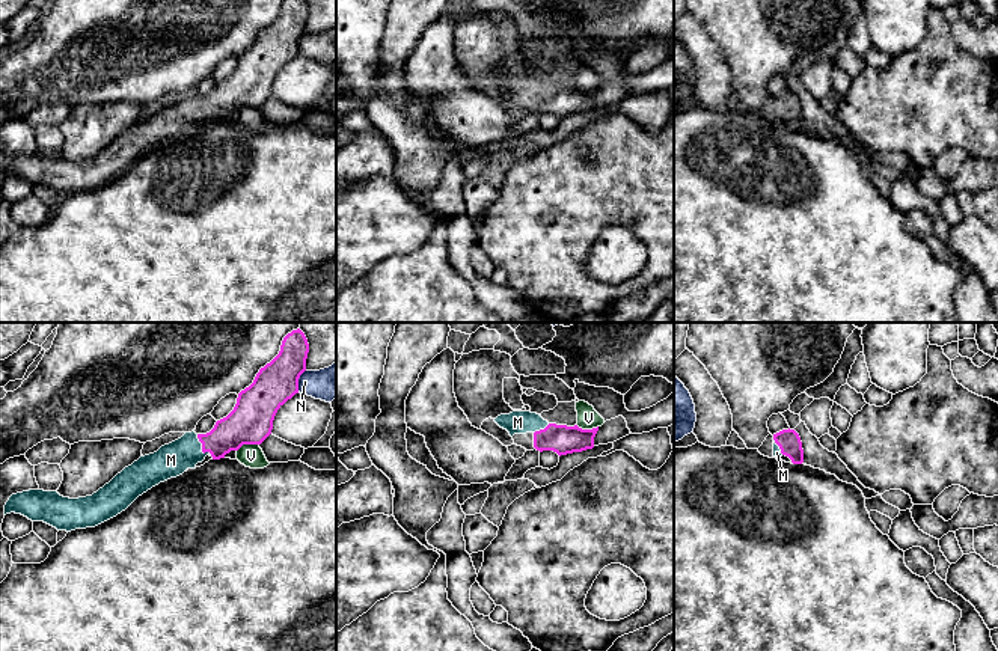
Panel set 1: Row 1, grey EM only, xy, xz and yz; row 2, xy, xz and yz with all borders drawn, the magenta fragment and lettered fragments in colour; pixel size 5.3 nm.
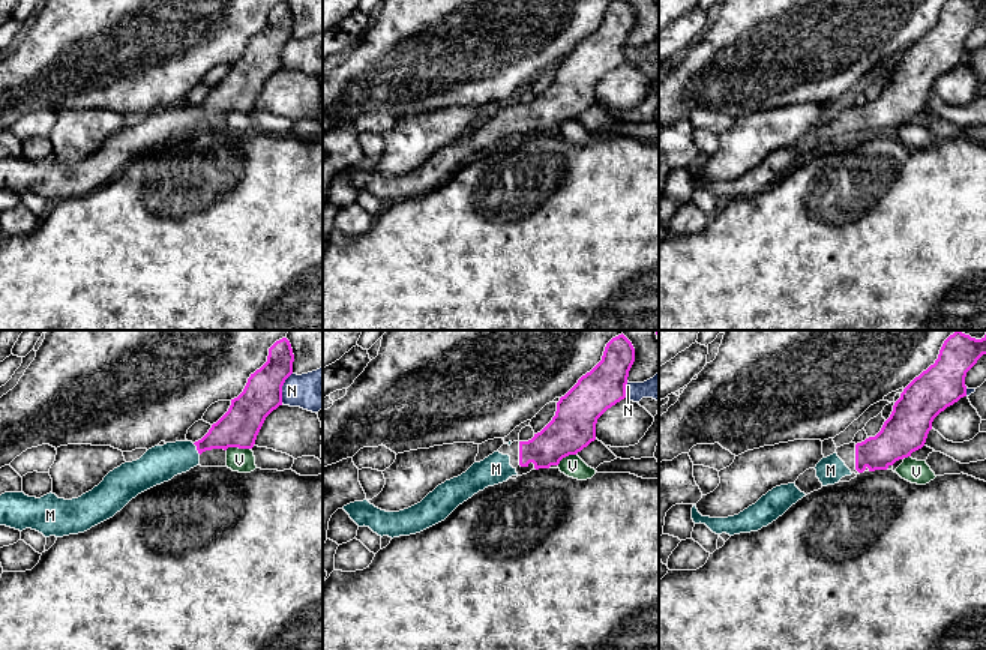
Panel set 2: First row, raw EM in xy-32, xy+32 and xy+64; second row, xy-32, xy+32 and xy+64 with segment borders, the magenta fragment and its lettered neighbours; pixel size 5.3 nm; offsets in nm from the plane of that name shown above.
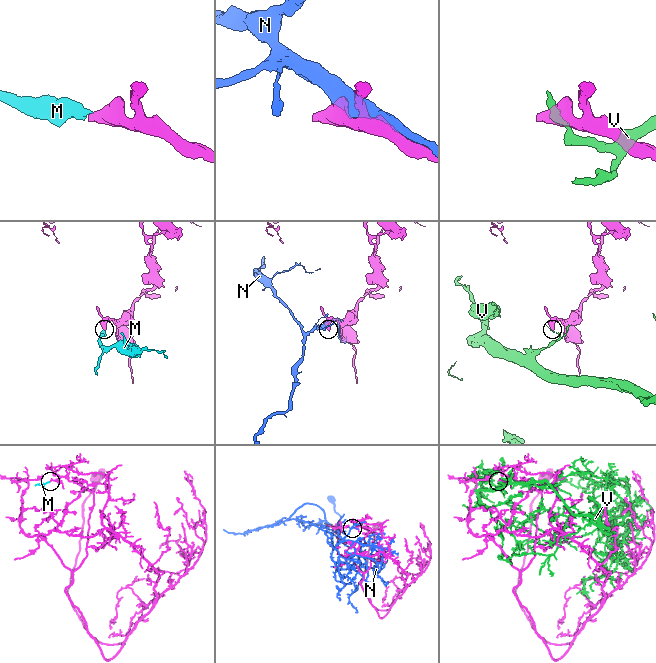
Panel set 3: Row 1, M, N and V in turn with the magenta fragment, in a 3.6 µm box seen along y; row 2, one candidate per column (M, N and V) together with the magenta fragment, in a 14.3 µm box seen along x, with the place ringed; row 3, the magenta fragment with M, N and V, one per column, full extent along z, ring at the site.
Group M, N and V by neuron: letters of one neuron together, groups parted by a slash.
M / N / V

